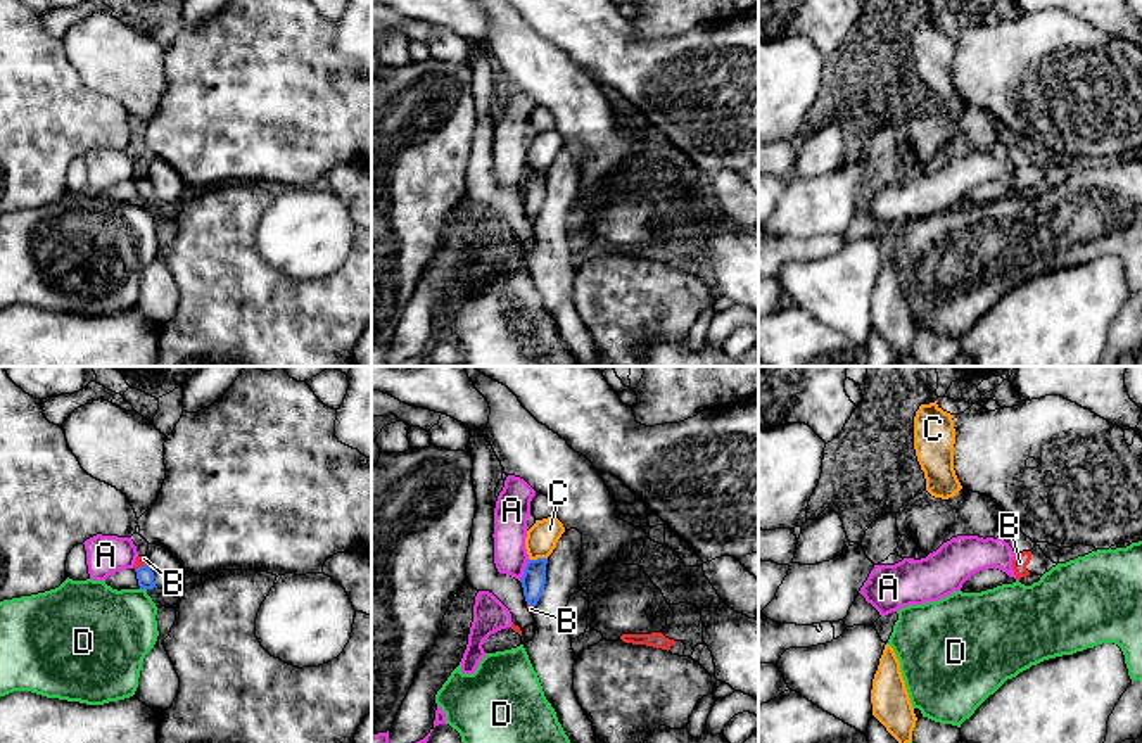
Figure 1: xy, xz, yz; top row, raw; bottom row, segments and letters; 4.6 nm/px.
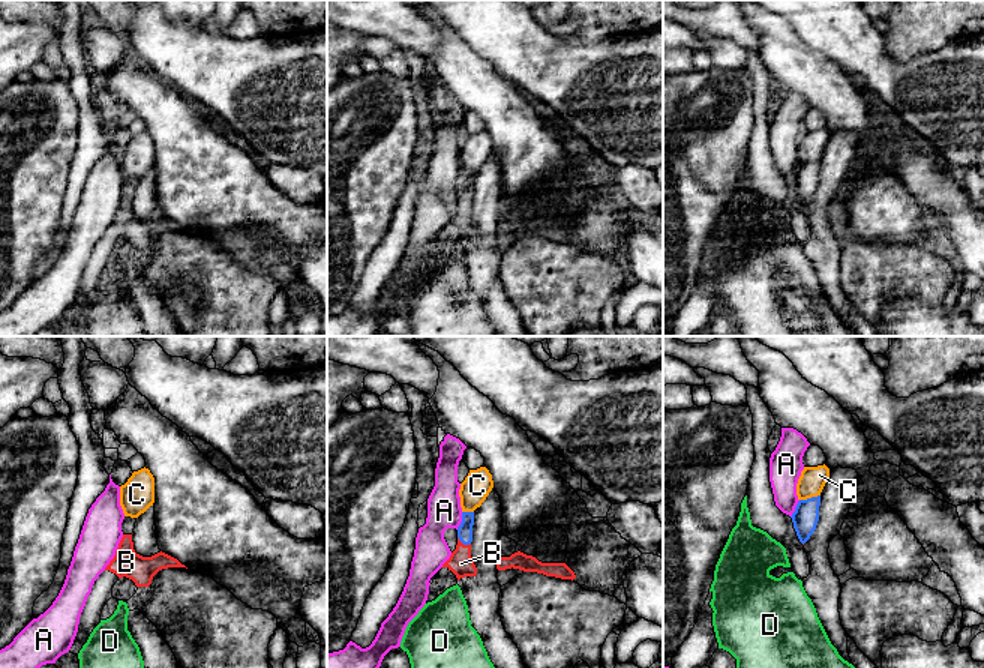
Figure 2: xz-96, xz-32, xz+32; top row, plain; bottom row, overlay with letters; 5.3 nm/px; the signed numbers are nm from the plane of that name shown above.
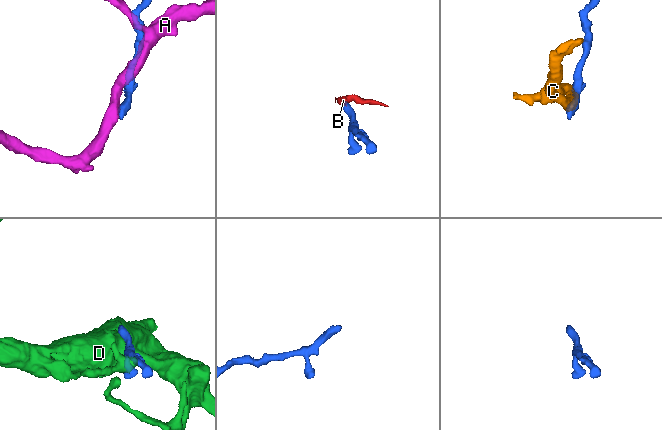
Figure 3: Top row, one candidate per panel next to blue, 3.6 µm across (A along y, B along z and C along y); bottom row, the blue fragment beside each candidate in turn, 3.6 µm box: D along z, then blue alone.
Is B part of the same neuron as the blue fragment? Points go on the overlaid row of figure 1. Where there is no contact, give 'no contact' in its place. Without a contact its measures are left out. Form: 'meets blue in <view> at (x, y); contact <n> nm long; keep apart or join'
meets blue in xy at (142, 565); contact 70 nm long; join

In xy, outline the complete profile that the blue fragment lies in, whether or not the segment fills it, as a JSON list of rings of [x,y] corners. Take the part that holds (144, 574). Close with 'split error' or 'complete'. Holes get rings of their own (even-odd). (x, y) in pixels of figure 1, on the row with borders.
[[[136,556],[133,568],[136,572],[140,589],[147,591],[147,589],[157,587],[154,581],[154,572],[149,567],[147,556]]]; split error

